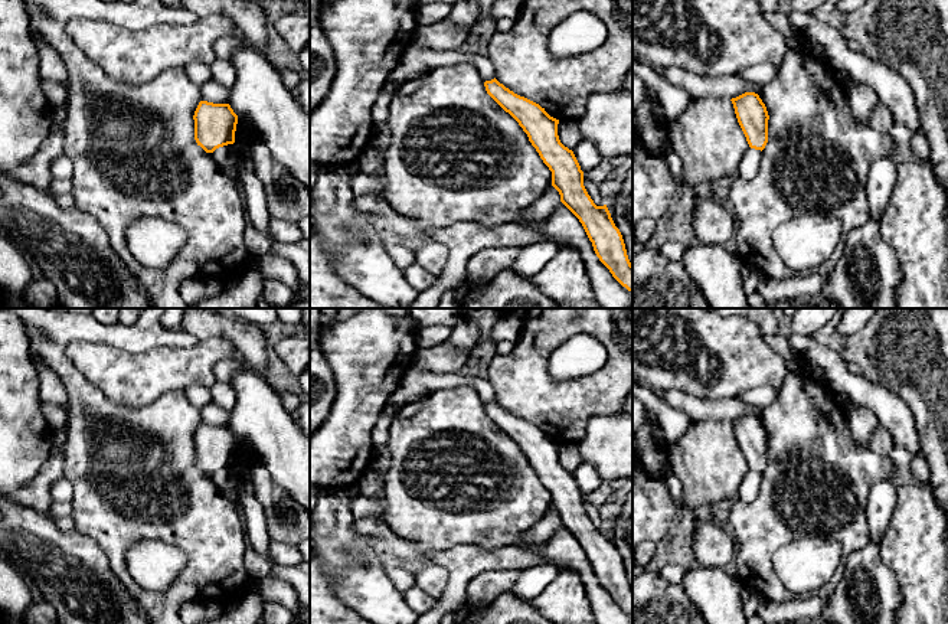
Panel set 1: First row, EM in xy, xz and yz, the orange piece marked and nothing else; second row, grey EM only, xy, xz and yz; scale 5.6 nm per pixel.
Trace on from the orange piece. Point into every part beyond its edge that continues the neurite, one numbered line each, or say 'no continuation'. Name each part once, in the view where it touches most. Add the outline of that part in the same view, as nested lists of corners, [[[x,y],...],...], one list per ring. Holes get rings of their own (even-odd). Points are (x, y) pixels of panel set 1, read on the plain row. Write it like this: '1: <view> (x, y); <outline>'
no continuation

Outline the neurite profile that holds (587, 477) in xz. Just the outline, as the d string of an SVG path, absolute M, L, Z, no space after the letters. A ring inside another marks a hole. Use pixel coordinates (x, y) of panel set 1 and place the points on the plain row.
M582 463L572 474L583 496L592 493L602 483L596 470L588 463Z

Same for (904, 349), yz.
M844 308L823 326L815 340L834 352L849 365L854 363L870 382L883 385L911 409L919 437L919 453L929 465L929 483L934 494L948 516L948 308L875 308L870 321L856 333L849 333L843 324Z

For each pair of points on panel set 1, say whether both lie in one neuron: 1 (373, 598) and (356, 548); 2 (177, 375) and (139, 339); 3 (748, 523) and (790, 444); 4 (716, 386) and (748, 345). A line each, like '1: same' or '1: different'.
1: same
2: different
3: same
4: same

